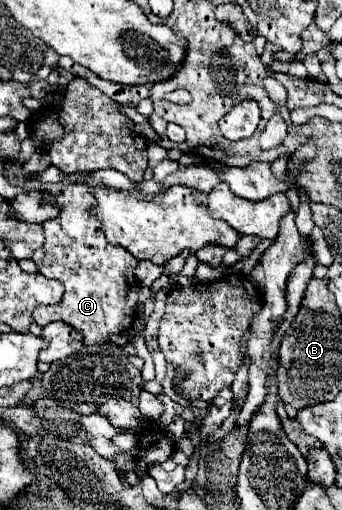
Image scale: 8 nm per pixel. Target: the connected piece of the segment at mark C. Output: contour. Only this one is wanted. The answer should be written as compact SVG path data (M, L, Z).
M86 184L68 186L62 194L46 194L62 206L58 218L48 220L44 226L46 242L34 252L32 260L42 276L56 276L64 284L64 296L58 304L38 306L34 310L34 322L46 326L48 322L62 320L84 332L84 346L100 344L108 334L126 332L134 322L134 308L138 304L138 282L134 268L138 260L122 246L112 246L98 222L90 212L96 208L92 188Z

